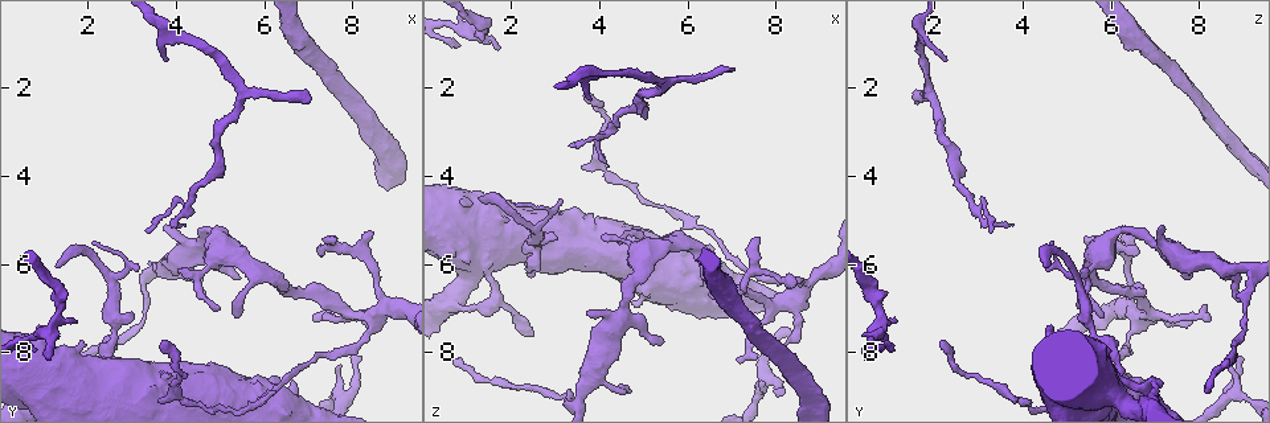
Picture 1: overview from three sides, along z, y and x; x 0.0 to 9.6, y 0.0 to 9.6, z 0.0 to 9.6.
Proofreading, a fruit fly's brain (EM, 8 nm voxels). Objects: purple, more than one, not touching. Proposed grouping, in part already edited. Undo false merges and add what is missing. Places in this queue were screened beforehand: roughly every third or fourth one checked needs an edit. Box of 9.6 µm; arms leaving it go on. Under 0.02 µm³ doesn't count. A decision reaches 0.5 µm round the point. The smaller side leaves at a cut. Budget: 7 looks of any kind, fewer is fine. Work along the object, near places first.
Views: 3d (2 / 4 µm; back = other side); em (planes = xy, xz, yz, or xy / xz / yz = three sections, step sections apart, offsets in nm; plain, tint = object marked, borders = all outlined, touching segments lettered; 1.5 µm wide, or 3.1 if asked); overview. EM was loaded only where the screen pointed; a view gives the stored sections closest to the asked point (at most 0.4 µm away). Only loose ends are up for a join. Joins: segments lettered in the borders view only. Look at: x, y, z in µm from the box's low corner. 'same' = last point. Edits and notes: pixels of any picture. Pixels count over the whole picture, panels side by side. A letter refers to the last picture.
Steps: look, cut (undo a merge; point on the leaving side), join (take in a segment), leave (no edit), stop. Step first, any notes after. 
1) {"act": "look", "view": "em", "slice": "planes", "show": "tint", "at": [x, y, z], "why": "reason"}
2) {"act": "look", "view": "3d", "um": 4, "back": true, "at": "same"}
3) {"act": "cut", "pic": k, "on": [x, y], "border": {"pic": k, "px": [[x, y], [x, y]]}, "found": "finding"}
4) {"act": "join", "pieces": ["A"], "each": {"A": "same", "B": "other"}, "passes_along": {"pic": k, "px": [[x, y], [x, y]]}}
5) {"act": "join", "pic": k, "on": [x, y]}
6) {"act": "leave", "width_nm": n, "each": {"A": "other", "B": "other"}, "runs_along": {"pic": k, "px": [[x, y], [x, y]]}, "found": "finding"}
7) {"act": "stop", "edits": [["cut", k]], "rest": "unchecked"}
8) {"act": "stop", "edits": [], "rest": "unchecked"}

{"act": "look", "view": "em", "slice": "planes", "show": "borders", "at": [2.55, 6.25, 5.25], "why": "calibre changes"}

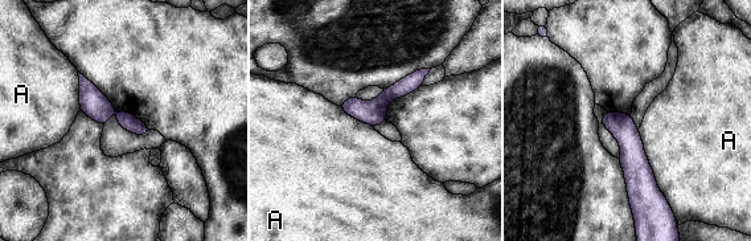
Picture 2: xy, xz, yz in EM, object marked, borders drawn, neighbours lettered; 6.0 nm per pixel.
{"act": "leave", "longest_contact_nm": ["A", 500], "each": {"A": "other"}, "runs_along": {"pic": 2, "px": [[610, 115], [631, 143], [635, 200]]}, "found": "continuous, no second neuron"}

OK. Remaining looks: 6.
{"act": "look", "view": "em", "slice": "planes", "show": "borders", "at": [4.75, 6.85, 8.85], "why": "an open end"}

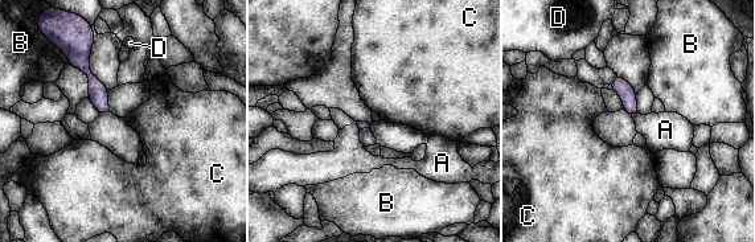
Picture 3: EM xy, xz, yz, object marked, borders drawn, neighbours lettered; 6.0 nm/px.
{"act": "leave", "each": {"A": "other", "B": "other", "C": "other", "D": "other"}, "runs_along": {"pic": 3, "px": [[87, 46], [83, 66], [106, 110]]}, "found": "no lettered segment goes on from it"}

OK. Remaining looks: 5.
{"act": "look", "view": "em", "slice": "xy", "step": 4, "show": "tint", "at": [7.00, 2.30, 1.65], "why": "an open end"}

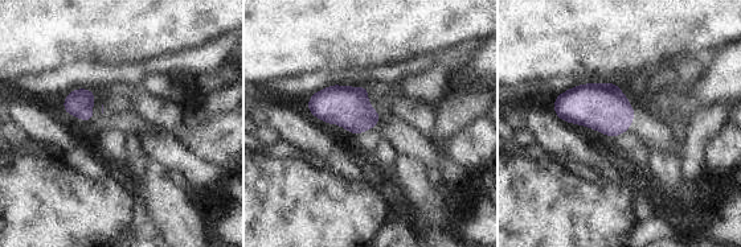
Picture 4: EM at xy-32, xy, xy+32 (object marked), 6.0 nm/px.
{"act": "look", "view": "em", "slice": "planes", "show": "borders", "at": "same"}

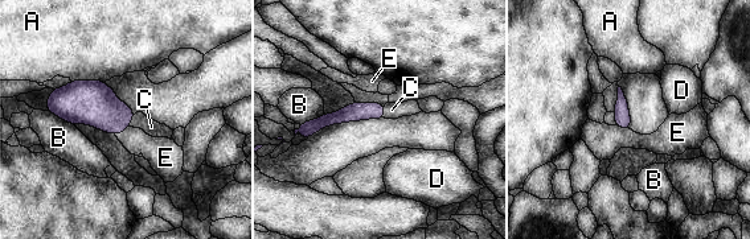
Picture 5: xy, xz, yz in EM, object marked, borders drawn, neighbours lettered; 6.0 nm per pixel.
{"act": "join", "pieces": ["C"], "each": {"A": "other", "B": "other", "C": "same", "D": "other", "E": "other"}, "found": "the neuron continues"}

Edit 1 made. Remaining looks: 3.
{"act": "stop", "edits": [["join", 5]], "rest": "unchecked"}

